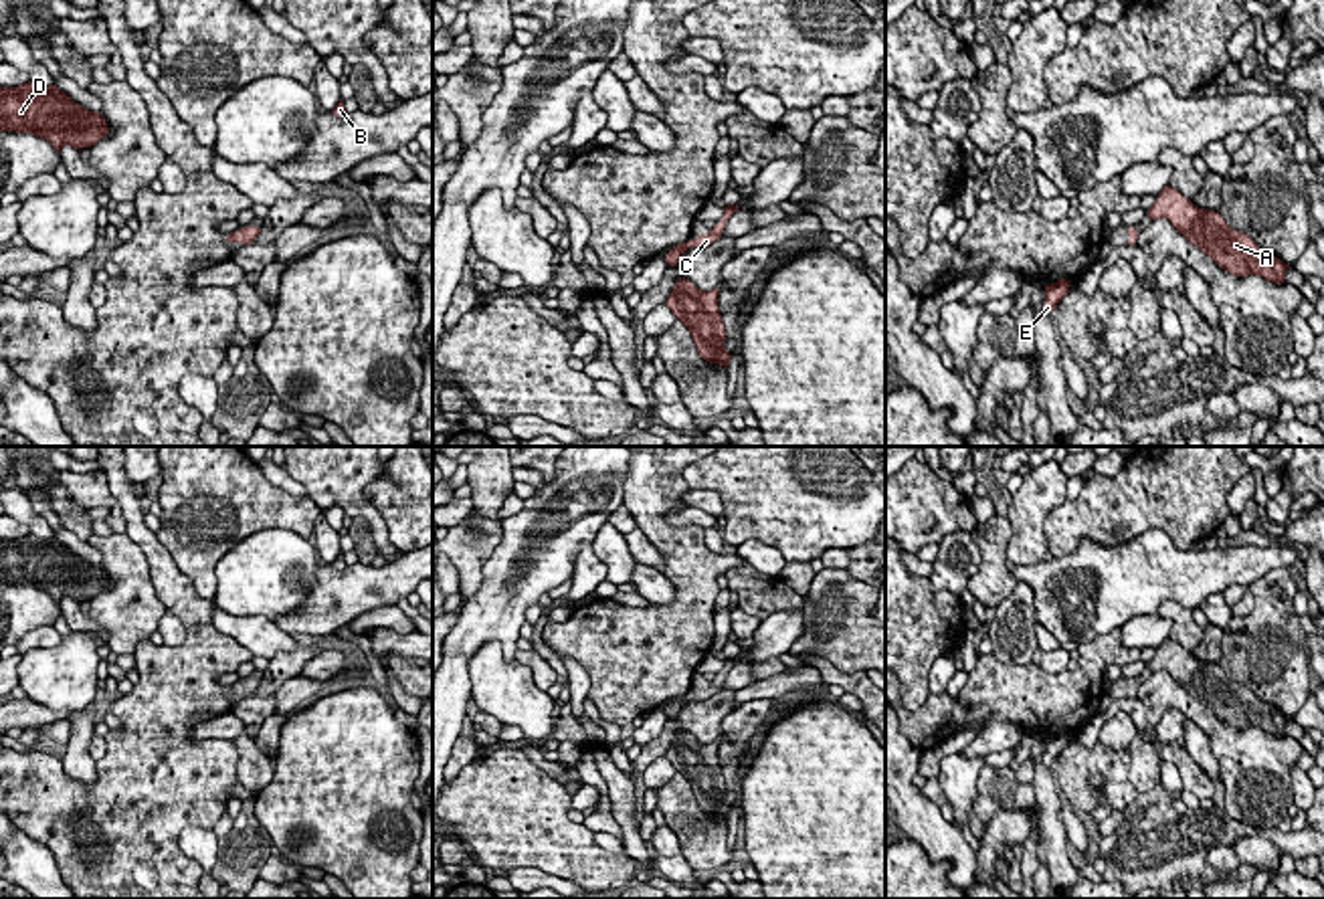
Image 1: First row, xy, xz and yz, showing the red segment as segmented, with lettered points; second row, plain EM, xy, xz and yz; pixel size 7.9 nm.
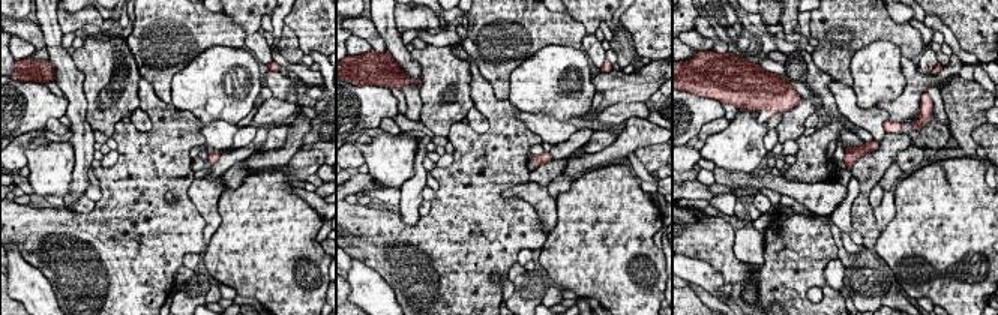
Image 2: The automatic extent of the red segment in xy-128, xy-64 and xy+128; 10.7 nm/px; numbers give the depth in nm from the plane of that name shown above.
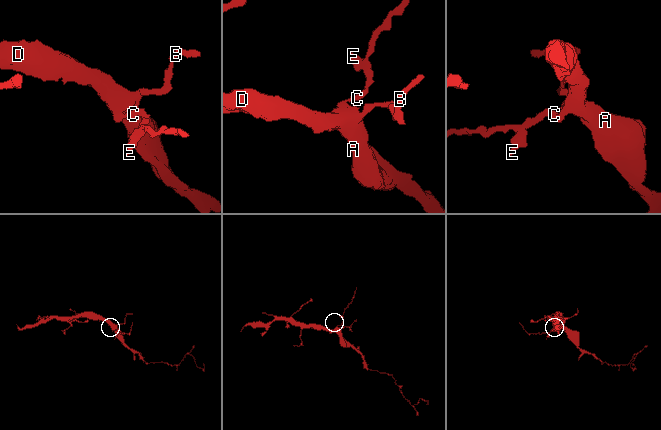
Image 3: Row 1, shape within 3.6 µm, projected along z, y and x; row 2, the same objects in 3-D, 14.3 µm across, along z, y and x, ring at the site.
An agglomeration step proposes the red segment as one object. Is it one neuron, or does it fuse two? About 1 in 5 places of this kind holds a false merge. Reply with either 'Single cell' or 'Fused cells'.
Single cell

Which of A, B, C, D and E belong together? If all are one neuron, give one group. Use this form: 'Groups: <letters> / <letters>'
Groups: A B C D E

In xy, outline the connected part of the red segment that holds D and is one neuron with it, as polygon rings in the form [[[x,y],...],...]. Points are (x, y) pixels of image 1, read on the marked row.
[[[32,81],[0,87],[0,131],[49,139],[59,154],[65,143],[79,152],[109,135],[101,111],[93,113],[75,103],[55,83],[38,87]]]

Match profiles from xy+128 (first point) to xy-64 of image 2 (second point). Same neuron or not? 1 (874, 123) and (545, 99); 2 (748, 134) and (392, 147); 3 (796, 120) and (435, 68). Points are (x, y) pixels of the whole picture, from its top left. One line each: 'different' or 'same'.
1: different
2: same
3: same

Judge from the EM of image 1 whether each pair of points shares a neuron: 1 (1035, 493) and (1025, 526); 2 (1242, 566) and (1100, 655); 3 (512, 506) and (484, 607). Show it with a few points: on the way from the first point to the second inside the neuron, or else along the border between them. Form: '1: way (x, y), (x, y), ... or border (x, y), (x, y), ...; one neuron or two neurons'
1: way (1033, 502), (1027, 518); one neuron
2: border (1118, 627), (1098, 633), (1080, 645); two neurons
3: border (524, 502), (518, 512), (502, 522); two neurons

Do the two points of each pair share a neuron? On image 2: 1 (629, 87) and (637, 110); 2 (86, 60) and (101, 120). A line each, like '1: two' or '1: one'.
1: two
2: one

